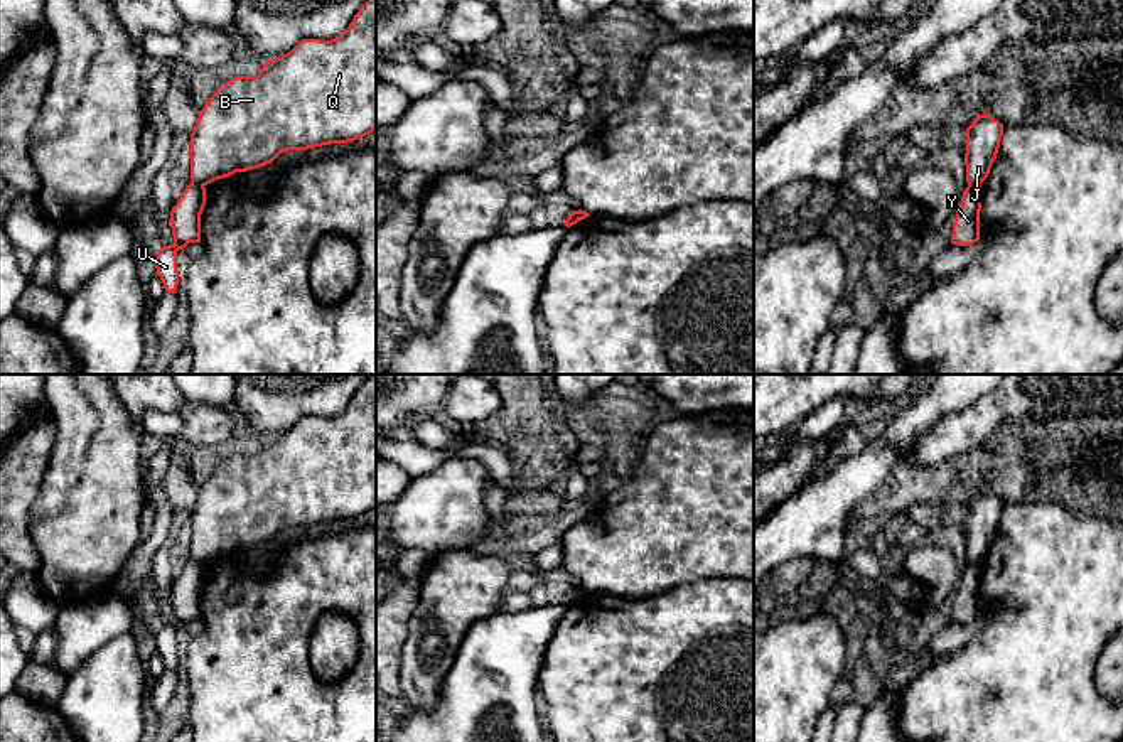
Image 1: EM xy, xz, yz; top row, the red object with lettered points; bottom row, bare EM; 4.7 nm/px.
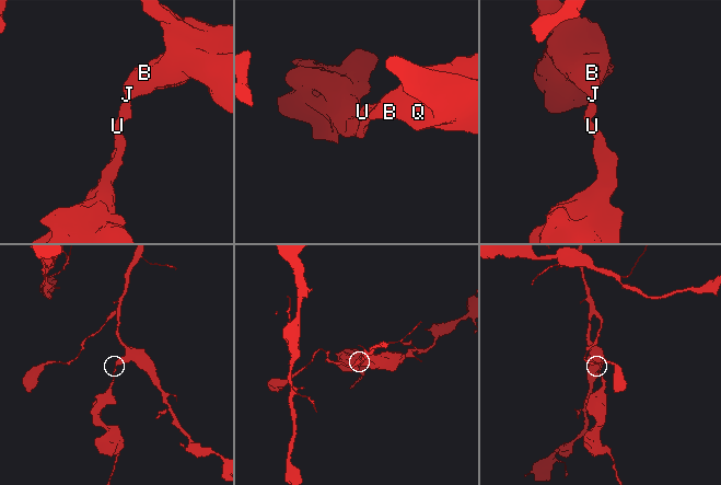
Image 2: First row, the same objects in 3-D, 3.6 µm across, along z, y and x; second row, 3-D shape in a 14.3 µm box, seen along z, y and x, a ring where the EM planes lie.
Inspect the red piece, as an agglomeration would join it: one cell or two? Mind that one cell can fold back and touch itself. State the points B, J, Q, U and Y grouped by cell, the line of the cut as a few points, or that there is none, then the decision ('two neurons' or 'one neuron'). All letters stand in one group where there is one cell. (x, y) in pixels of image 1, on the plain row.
B J Q / U Y; cut in xy along (191, 559), (203, 564); two neurons

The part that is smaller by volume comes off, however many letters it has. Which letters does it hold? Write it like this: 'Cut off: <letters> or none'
Cut off: U, Y

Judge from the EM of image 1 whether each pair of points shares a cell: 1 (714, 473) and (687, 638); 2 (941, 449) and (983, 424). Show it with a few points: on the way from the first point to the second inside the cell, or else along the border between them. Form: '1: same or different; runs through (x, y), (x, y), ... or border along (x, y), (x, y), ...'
1: different; border along (736, 577), (697, 579), (673, 586), (660, 594)
2: same; runs through (951, 439), (958, 432), (973, 427)

